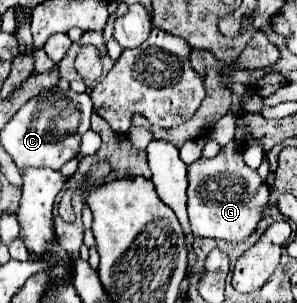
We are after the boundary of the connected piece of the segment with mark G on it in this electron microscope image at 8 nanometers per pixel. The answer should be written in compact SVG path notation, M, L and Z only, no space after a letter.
M237 143L221 147L213 159L197 159L187 171L187 211L195 237L213 237L223 241L245 241L261 223L269 207L269 185L243 161L243 149Z

